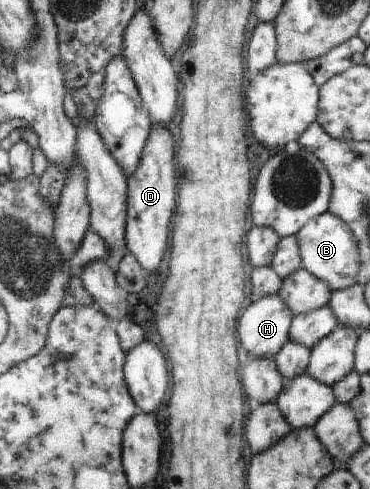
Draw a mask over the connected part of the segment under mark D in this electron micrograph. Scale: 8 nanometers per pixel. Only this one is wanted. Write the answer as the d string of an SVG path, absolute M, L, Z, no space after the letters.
M152 127L141 157L141 167L127 177L129 191L129 211L125 223L125 247L137 259L140 267L149 273L155 273L161 265L163 253L167 251L169 223L175 209L177 197L177 179L175 179L175 161L173 161L173 137L163 127Z

